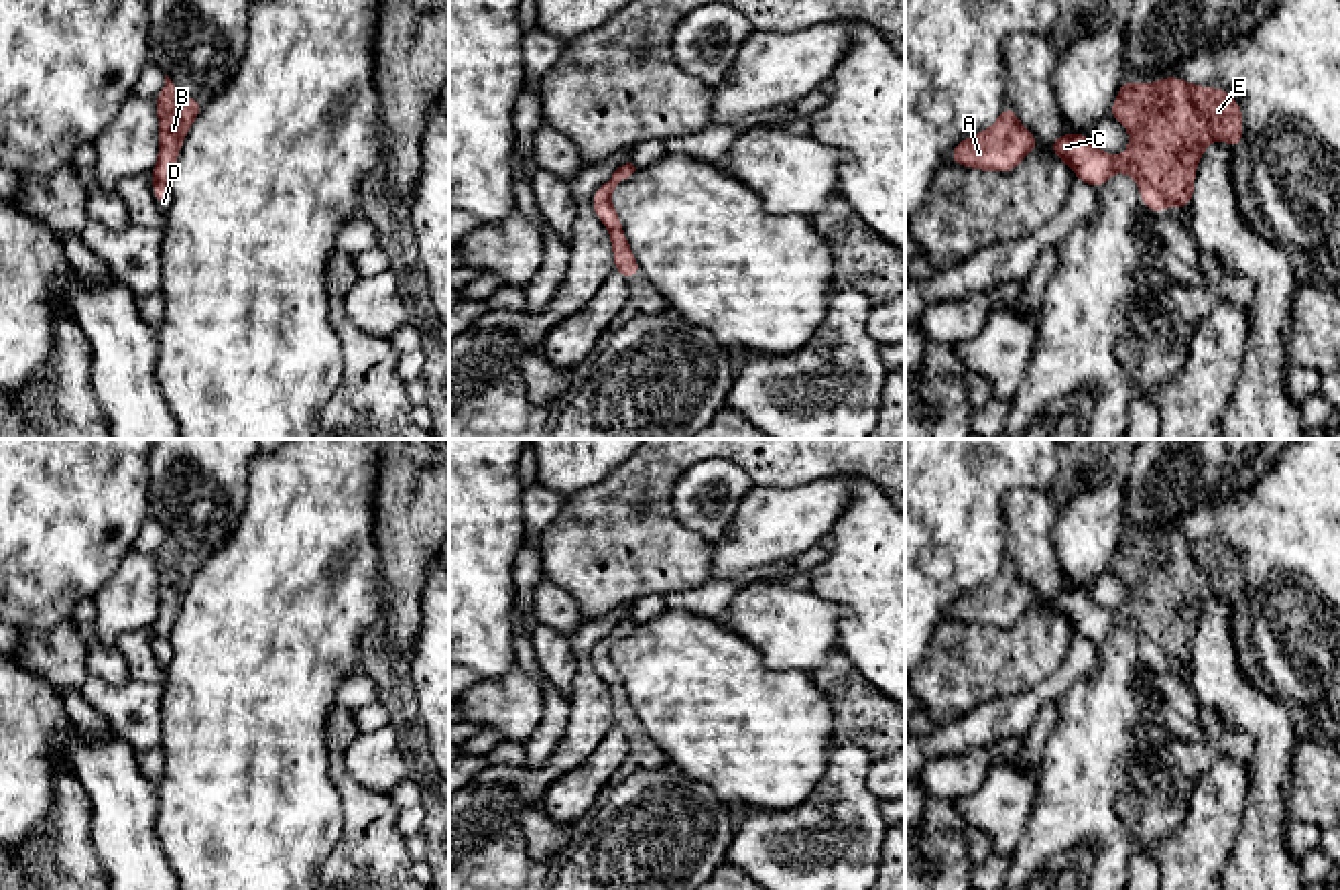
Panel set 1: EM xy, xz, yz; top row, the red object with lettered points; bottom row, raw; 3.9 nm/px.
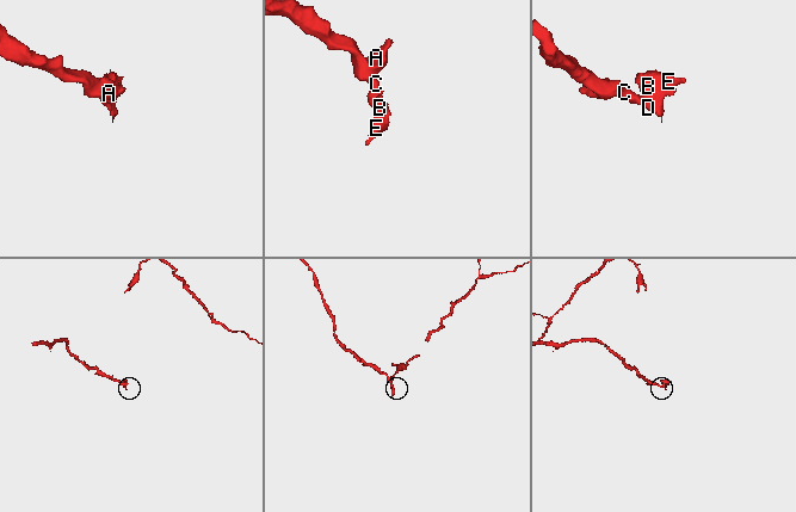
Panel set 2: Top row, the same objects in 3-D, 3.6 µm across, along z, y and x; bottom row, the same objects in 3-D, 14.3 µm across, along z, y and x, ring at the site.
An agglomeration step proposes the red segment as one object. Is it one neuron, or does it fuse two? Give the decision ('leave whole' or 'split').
leave whole

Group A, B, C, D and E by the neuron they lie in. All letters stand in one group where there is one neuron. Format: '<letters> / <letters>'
A B C D E

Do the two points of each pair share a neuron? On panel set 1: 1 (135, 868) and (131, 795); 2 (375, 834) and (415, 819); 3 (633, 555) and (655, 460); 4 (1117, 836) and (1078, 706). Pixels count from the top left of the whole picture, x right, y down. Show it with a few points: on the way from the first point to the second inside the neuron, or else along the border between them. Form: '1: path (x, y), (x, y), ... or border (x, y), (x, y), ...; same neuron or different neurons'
1: path (131, 850), (131, 813); same neuron
2: border (399, 809), (397, 830), (405, 838); different neurons
3: path (633, 531), (633, 502), (641, 484); same neuron
4: path (1088, 803), (1088, 738); same neuron

